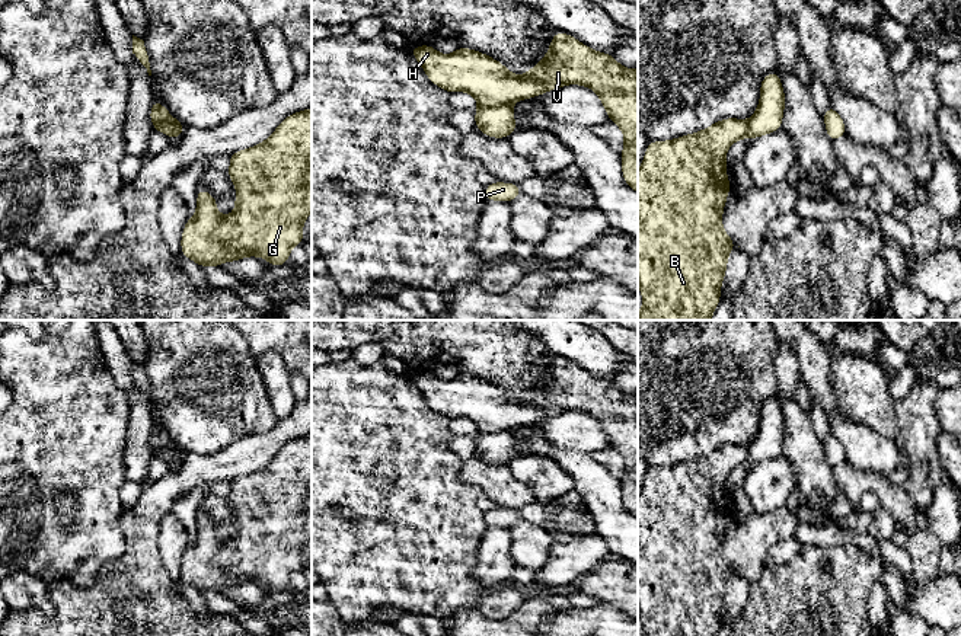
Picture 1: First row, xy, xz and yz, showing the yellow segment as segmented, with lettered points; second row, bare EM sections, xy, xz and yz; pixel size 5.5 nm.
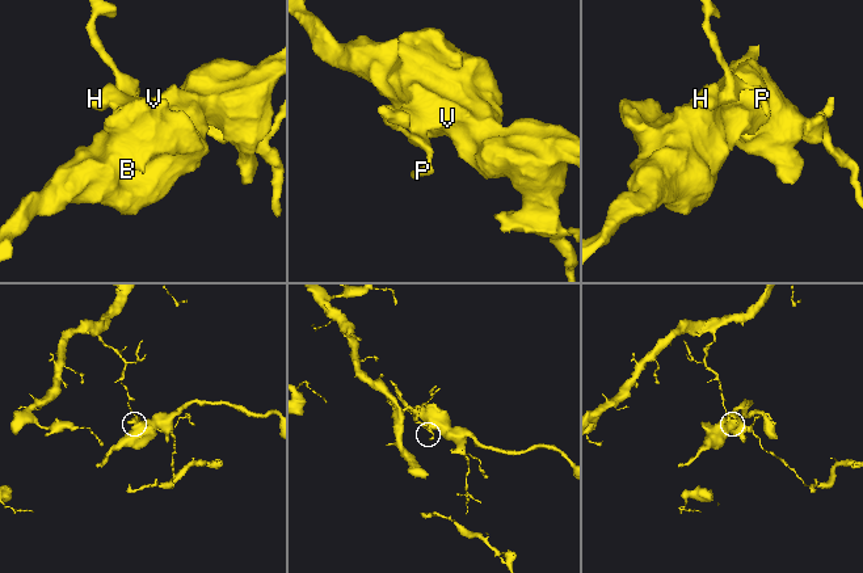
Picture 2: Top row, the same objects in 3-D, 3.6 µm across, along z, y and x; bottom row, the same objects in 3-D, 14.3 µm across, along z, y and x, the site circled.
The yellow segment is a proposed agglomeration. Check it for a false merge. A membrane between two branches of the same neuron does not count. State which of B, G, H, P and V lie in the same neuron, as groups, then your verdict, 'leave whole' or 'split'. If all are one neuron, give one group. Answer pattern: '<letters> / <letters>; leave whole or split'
B G H V / P; split

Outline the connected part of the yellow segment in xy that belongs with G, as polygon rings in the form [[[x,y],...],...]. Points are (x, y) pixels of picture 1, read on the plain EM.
[[[312,434],[284,444],[277,456],[261,470],[229,480],[230,495],[226,498],[237,517],[234,537],[220,541],[215,524],[205,515],[197,517],[197,538],[188,544],[181,565],[181,576],[201,594],[220,594],[221,588],[234,588],[246,582],[262,582],[271,592],[282,592],[290,585],[293,572],[303,571],[303,552],[312,538]]]

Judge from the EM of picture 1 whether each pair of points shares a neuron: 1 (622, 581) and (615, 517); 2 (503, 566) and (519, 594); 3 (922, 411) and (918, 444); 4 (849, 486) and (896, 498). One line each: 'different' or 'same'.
1: different
2: different
3: same
4: same

